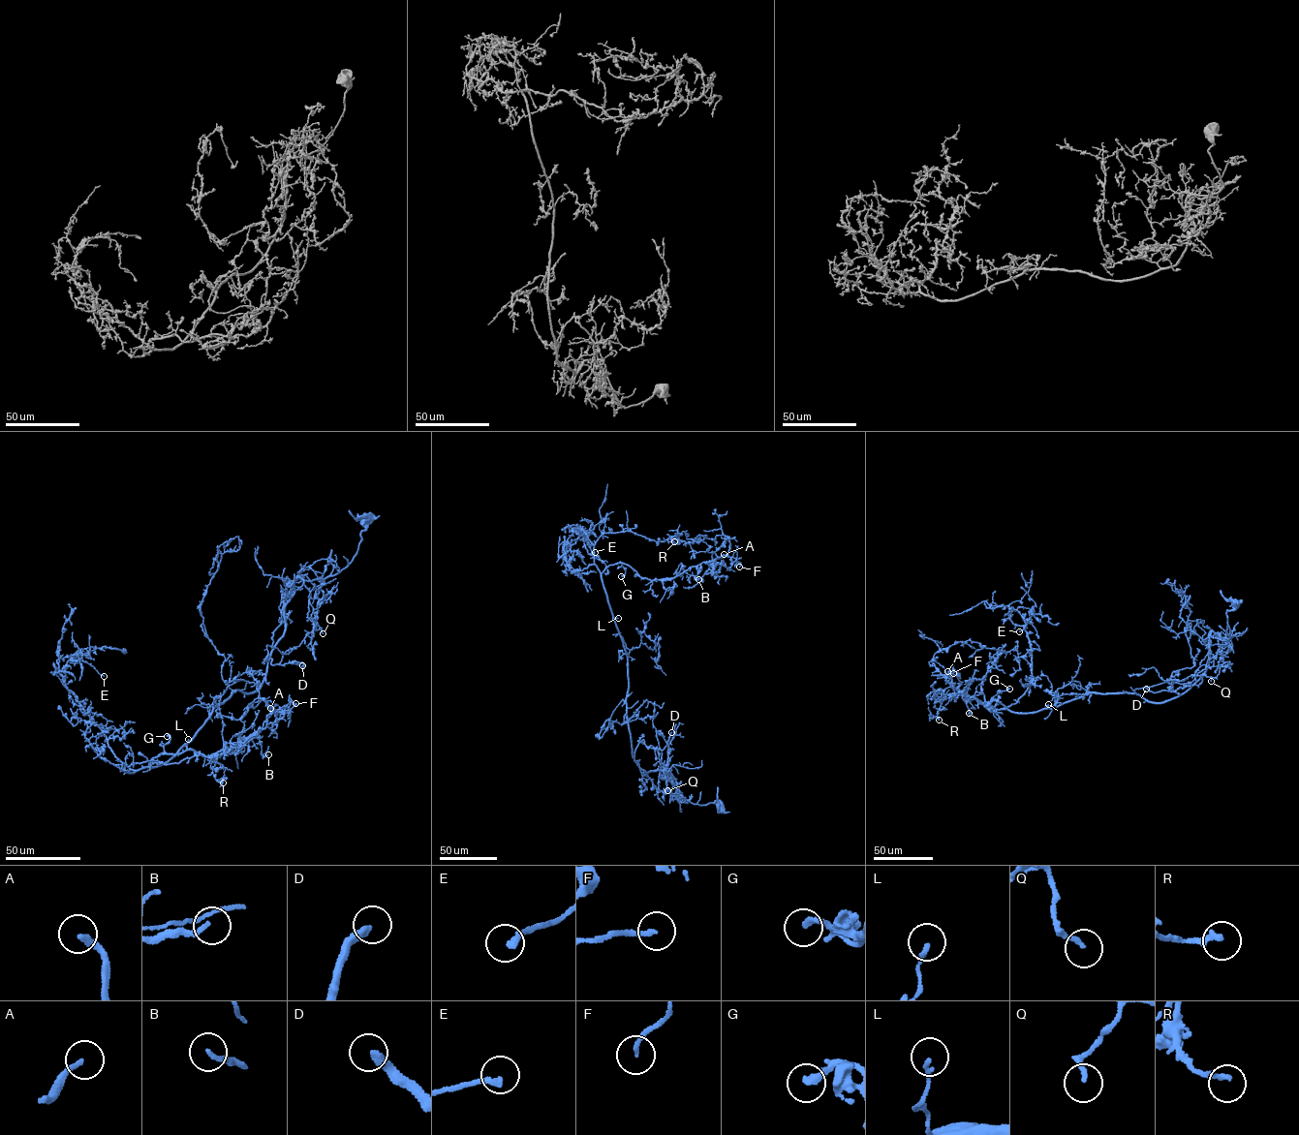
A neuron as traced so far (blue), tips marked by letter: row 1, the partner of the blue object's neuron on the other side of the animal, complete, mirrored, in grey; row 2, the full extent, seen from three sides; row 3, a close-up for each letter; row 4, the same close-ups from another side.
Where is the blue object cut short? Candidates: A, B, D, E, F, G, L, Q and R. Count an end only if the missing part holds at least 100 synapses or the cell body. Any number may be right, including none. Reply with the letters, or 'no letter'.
A, D

